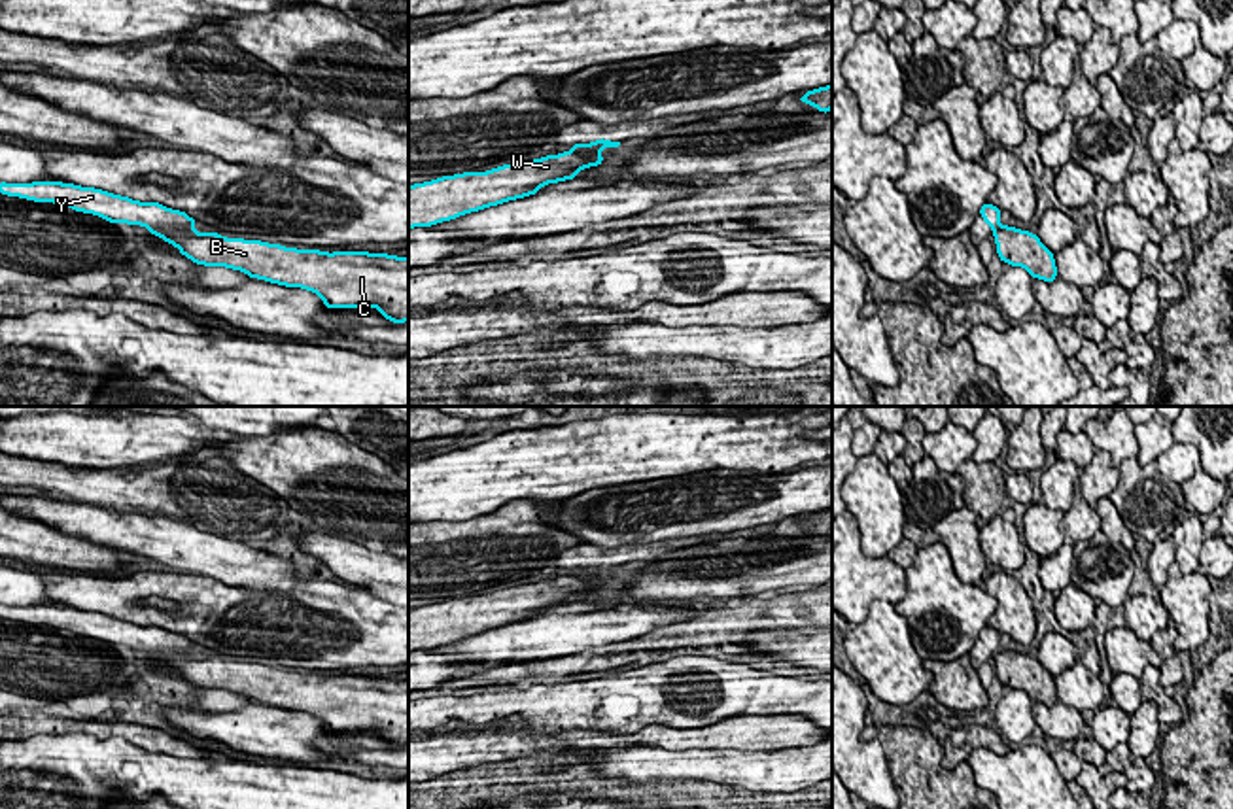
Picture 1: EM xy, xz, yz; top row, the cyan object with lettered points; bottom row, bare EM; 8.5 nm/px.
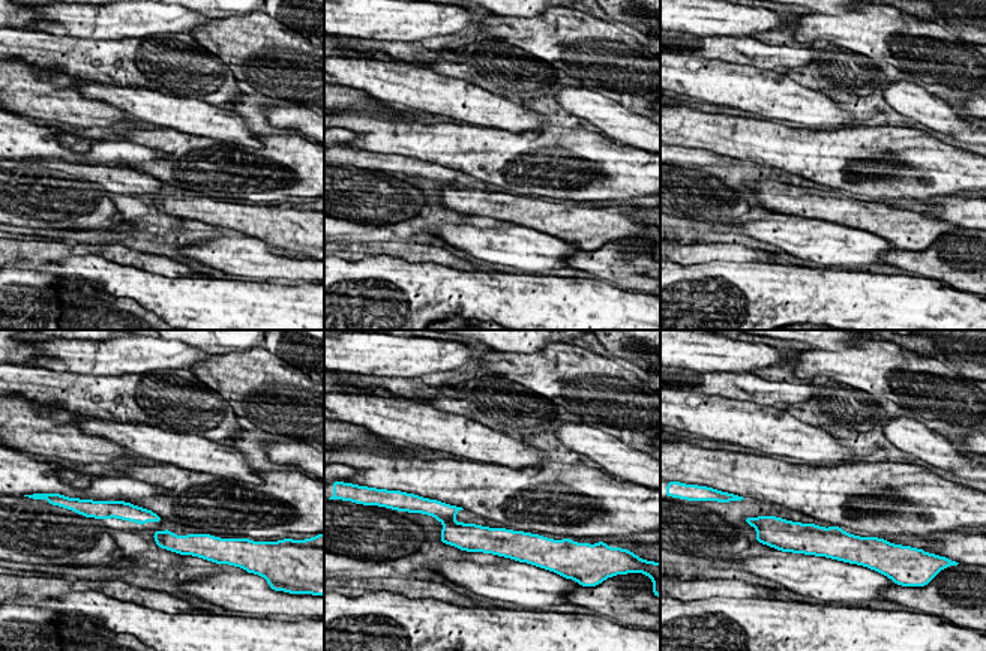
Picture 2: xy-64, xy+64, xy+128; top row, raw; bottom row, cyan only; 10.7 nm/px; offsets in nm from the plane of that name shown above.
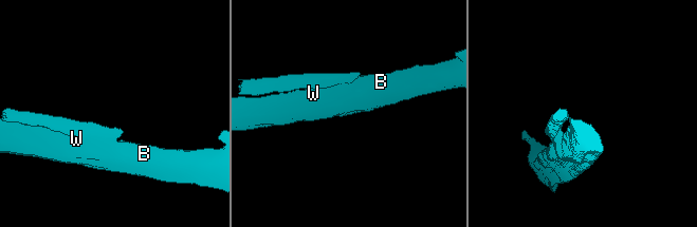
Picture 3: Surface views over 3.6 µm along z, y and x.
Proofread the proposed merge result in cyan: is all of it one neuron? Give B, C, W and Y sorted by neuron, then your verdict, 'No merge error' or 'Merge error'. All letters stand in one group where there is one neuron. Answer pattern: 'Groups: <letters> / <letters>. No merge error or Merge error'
Groups: B C W / Y. Merge error

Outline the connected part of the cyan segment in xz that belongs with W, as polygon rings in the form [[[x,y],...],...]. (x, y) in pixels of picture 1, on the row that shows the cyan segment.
[[[588,146],[584,149],[571,149],[533,161],[503,164],[486,172],[463,172],[454,176],[443,176],[439,180],[424,183],[414,183],[408,187],[408,229],[431,227],[441,221],[456,219],[463,214],[478,212],[488,206],[497,206],[514,198],[535,195],[547,183],[575,180],[581,170],[588,166],[598,166],[605,161],[599,151],[601,147]]]

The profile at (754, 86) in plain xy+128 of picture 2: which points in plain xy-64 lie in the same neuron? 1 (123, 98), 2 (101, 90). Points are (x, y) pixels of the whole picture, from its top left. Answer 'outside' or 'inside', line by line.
1: inside
2: inside

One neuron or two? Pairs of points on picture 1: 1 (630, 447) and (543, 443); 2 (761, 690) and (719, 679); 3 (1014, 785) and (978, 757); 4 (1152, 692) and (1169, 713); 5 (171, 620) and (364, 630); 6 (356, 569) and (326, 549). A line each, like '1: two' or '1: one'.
1: one
2: one
3: one
4: one
5: one
6: one

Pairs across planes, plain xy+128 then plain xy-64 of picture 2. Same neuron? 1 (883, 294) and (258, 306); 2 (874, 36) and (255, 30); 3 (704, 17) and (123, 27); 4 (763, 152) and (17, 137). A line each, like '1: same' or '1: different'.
1: same
2: same
3: same
4: different

